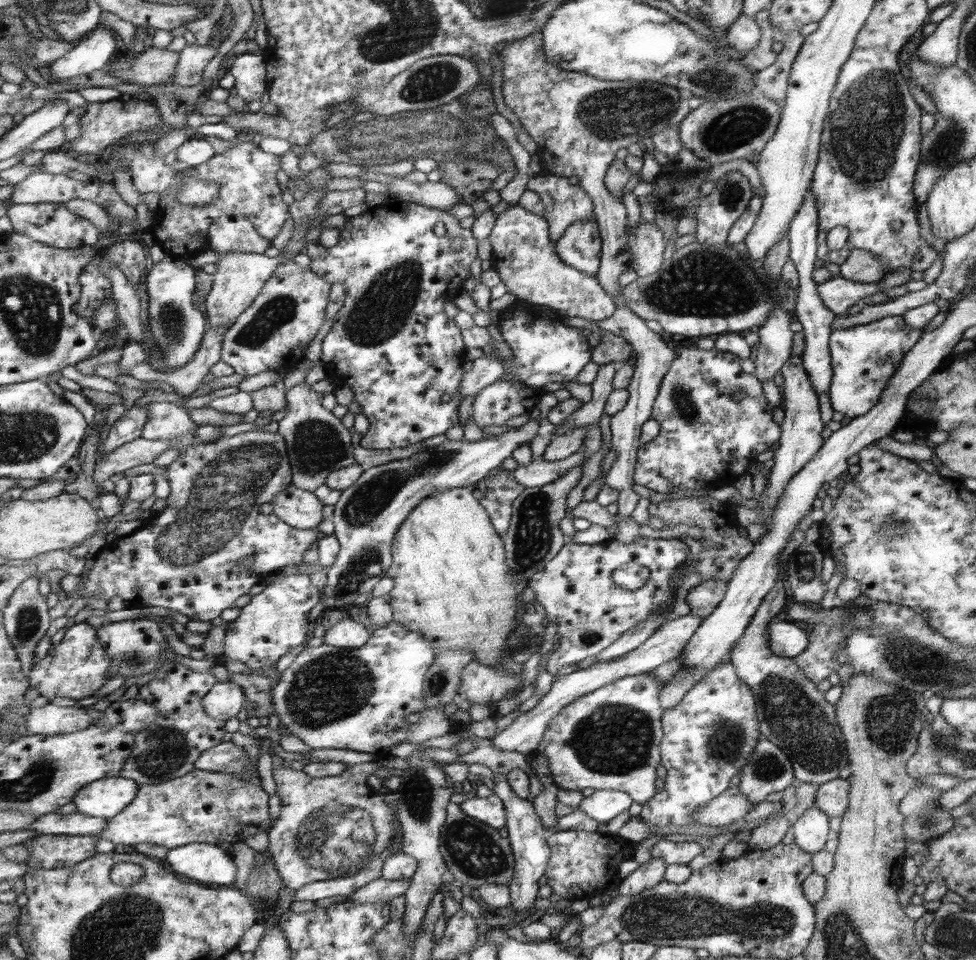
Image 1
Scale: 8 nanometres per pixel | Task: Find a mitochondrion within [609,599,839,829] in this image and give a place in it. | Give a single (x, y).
(725, 740)

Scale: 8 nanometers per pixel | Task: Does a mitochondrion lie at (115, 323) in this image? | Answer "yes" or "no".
no

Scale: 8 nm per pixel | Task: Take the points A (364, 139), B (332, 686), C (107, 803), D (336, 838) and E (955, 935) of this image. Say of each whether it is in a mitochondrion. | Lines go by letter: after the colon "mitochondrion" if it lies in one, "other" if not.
A: mitochondrion
B: mitochondrion
C: other
D: mitochondrion
E: mitochondrion

